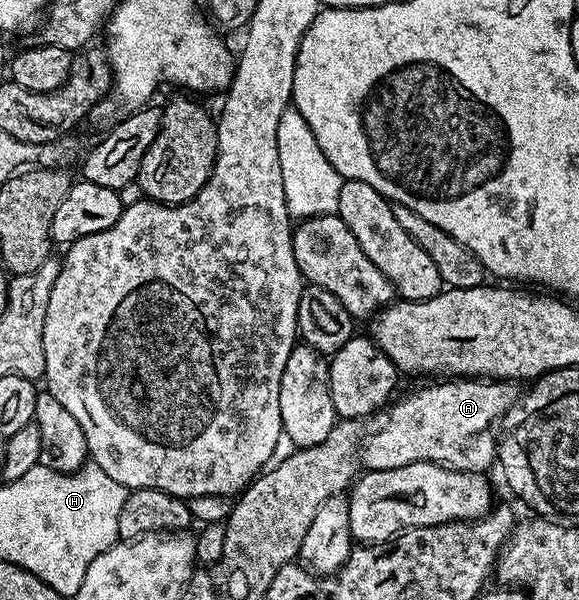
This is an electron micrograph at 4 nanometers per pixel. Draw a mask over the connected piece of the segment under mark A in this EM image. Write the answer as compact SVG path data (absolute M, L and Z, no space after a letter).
M480 377L430 383L433 383L430 387L421 387L406 399L398 398L380 416L381 427L364 436L359 463L365 471L399 469L399 465L419 461L441 463L454 471L482 473L488 472L489 466L494 466L499 442L495 424L517 402L518 384L513 381L486 381Z

